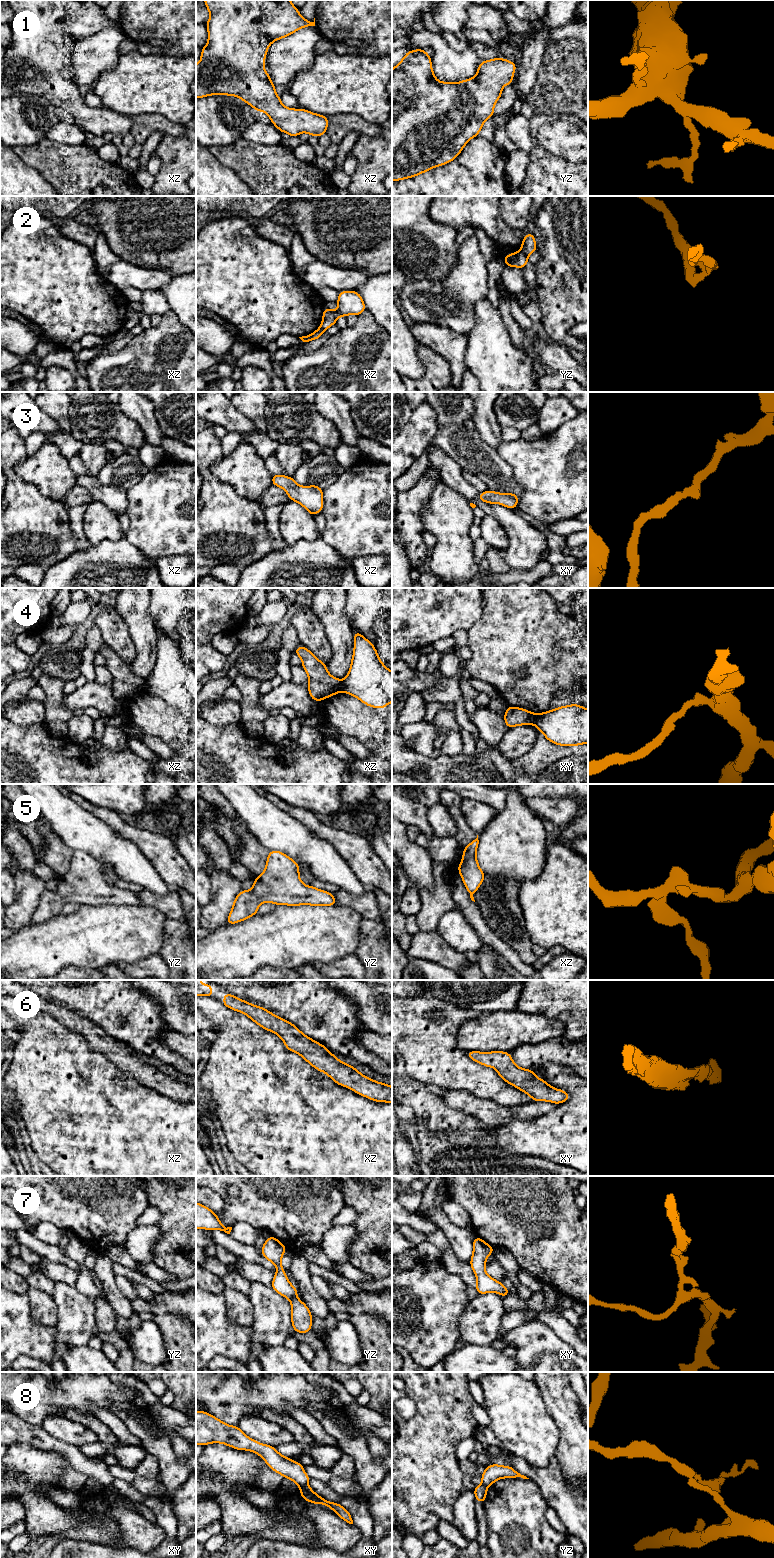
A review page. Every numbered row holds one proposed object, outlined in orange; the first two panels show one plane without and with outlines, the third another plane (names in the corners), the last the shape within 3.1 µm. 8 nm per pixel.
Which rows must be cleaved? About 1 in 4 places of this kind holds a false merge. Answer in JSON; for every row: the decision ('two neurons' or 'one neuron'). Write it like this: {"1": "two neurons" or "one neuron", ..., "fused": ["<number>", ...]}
{"1": "one neuron", "2": "two neurons", "3": "one neuron", "4": "two neurons", "5": "one neuron", "6": "one neuron", "7": "one neuron", "8": "two neurons", "fused": ["2", "4", "8"]}

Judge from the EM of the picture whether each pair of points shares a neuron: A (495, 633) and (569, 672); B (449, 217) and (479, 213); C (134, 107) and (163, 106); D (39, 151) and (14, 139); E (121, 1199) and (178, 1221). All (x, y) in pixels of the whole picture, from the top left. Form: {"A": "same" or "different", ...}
{"A": "same", "B": "same", "C": "same", "D": "different", "E": "different"}

